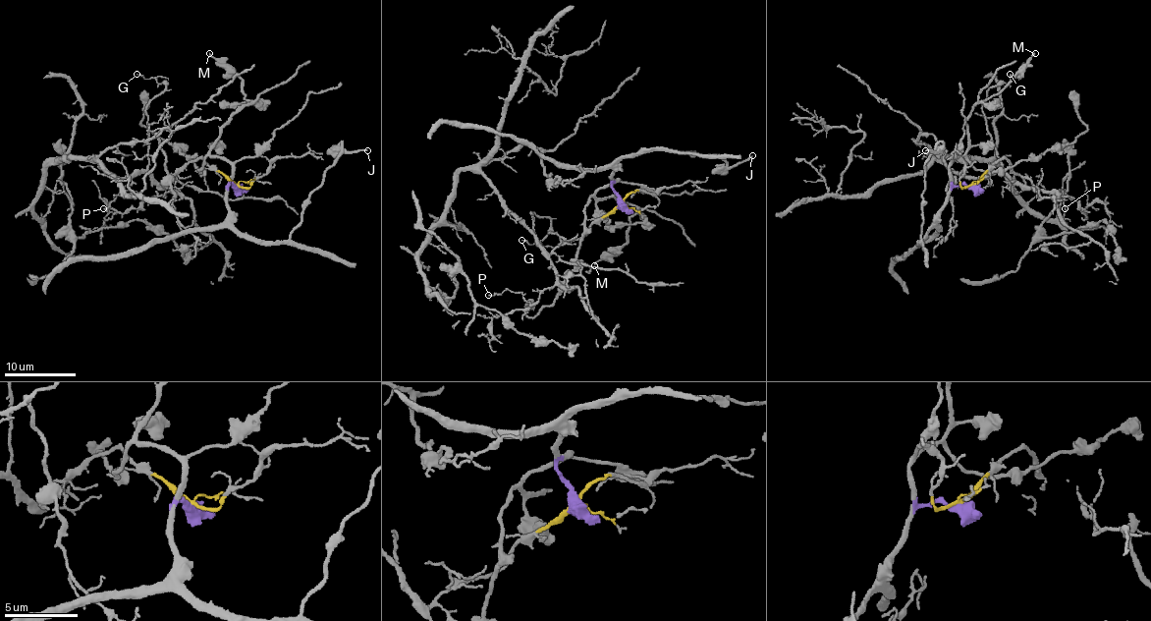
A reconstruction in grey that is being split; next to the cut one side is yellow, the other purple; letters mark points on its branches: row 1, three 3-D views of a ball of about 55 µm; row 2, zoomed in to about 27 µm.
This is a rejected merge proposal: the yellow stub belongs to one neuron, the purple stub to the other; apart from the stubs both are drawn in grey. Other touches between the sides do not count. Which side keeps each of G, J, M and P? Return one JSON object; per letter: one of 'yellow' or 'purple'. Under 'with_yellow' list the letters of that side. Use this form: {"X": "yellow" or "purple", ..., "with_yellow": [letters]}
{"G": "yellow", "J": "purple", "M": "purple", "P": "yellow", "with_yellow": ["G", "P"]}

